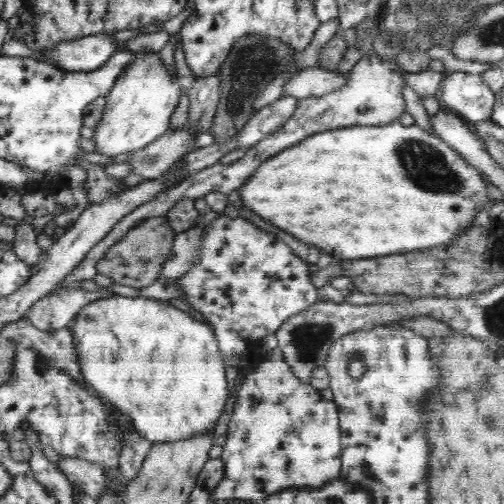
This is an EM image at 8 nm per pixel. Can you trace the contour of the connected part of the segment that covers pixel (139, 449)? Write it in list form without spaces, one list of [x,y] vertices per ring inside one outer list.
[[[132,430],[122,441],[122,451],[119,457],[120,476],[124,481],[133,480],[140,473],[148,452],[153,448],[153,444],[142,439],[141,435]]]

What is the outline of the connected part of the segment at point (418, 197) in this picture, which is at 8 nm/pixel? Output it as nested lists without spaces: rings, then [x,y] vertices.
[[[388,123],[380,127],[346,127],[314,133],[298,144],[285,148],[282,152],[269,157],[268,160],[262,161],[238,192],[245,208],[249,208],[263,220],[274,224],[284,232],[292,234],[304,244],[315,246],[331,254],[338,261],[374,258],[408,252],[408,250],[436,248],[436,246],[440,248],[444,244],[450,244],[462,230],[470,228],[474,224],[478,210],[482,208],[488,210],[493,205],[488,197],[489,189],[486,179],[480,175],[480,171],[475,166],[466,162],[457,150],[448,146],[440,137],[428,133],[419,125],[405,126],[401,123]]]

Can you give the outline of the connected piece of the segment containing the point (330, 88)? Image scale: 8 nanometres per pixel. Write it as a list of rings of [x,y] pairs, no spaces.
[[[320,66],[300,70],[284,84],[284,94],[298,99],[320,97],[340,89],[348,80],[348,73],[342,74],[335,69]]]

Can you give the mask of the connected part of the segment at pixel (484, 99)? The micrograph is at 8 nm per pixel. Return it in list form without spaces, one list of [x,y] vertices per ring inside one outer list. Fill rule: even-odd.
[[[447,72],[438,94],[438,100],[443,108],[458,115],[468,122],[490,120],[495,103],[495,92],[483,81],[481,75],[468,72]]]

